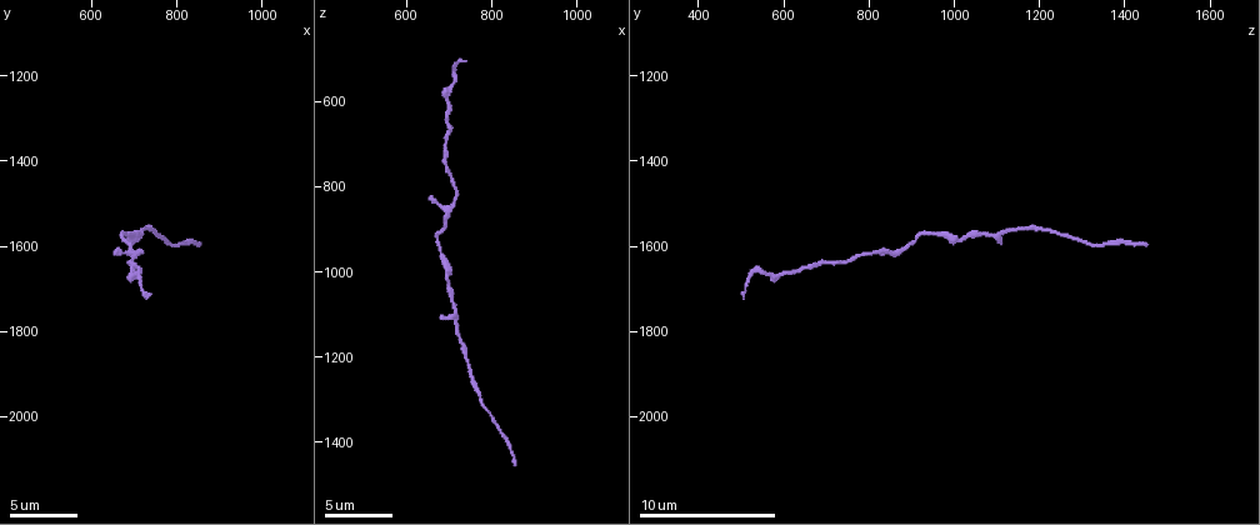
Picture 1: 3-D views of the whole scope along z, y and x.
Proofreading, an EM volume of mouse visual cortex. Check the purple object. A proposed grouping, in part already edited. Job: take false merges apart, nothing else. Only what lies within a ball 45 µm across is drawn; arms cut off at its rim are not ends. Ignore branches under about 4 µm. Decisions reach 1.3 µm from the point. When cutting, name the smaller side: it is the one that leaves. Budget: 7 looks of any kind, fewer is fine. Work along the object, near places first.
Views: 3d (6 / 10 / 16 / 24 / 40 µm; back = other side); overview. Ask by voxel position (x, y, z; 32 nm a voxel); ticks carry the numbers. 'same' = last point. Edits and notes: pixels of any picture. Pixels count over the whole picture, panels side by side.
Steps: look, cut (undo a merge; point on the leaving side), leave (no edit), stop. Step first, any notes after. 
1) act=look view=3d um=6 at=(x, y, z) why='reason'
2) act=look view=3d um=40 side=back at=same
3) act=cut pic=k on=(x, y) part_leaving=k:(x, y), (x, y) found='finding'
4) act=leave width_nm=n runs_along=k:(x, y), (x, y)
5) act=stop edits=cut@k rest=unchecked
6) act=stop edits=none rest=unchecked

act=look view=3d um=6 at=(685, 1575, 955)

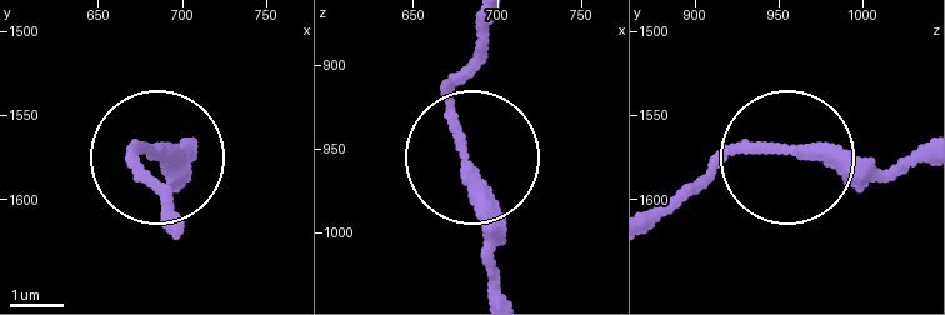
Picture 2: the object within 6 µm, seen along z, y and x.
act=look view=3d um=6 side=back at=(680, 1570, 952)

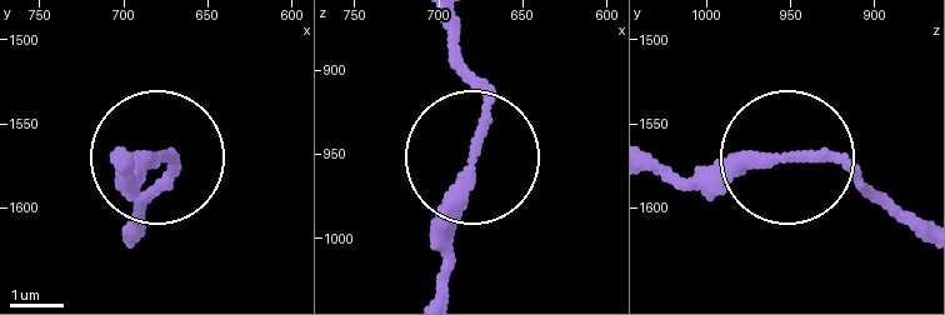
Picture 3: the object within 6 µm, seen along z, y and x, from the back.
act=leave runs_along=3:(160, 158), (169, 175), (146, 220) found='continuous, no second neuron'

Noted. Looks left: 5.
act=look view=3d um=10 at=(715, 1580, 1095)

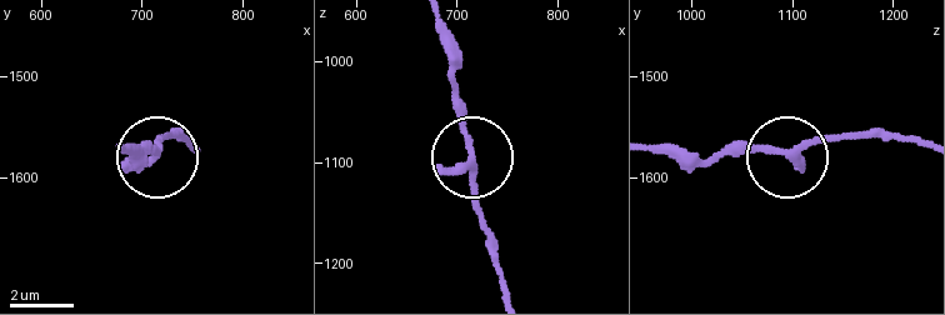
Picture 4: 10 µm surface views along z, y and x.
act=look view=3d um=6 at=(712, 1574, 1088) why='zoom in'

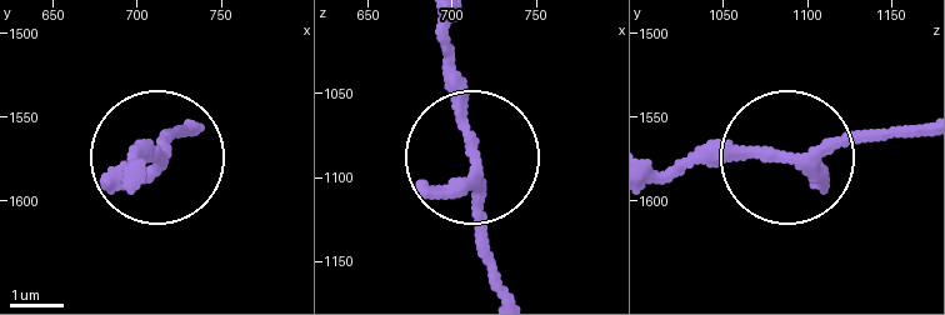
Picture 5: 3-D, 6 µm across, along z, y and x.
act=leave runs_along=5:(441, 23), (495, 291) found='all the same neuron'

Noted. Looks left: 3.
act=stop edits=none rest=unchecked

